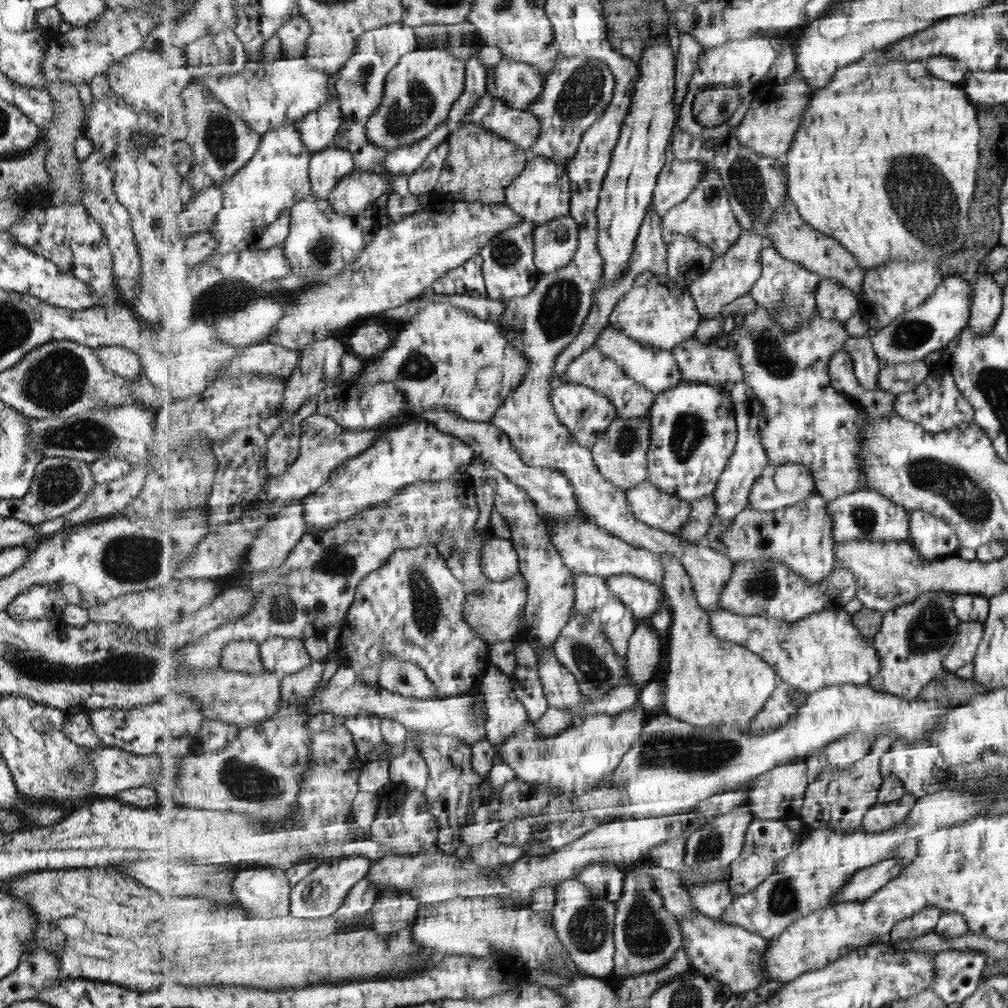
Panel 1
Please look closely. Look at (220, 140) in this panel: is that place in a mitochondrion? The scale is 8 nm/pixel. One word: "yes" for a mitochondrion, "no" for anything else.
yes

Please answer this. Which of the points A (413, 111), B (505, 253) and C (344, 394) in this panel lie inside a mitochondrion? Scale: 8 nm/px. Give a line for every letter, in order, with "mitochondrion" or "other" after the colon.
A: mitochondrion
B: mitochondrion
C: other

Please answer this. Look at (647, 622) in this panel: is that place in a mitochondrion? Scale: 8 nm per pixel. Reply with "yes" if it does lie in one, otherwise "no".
no

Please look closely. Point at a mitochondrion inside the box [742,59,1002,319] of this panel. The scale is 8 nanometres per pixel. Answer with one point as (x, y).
(924, 202)

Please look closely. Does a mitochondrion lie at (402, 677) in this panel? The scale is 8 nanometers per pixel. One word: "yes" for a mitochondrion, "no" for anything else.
yes

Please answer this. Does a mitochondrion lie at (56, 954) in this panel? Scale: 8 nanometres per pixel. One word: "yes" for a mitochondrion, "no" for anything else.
no

